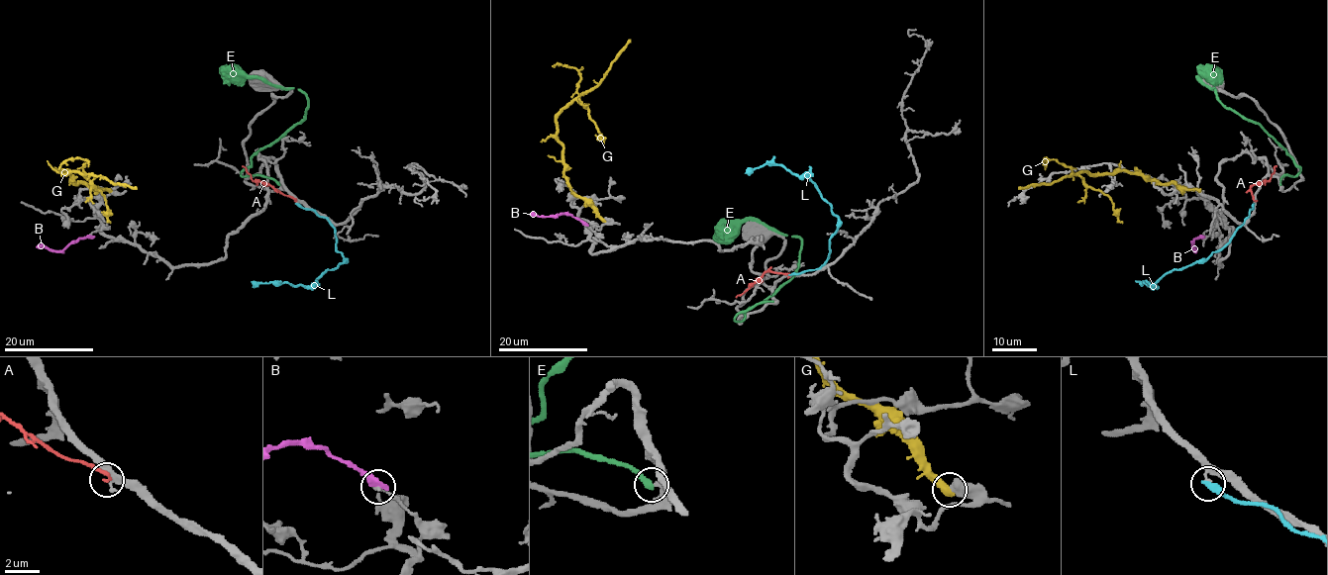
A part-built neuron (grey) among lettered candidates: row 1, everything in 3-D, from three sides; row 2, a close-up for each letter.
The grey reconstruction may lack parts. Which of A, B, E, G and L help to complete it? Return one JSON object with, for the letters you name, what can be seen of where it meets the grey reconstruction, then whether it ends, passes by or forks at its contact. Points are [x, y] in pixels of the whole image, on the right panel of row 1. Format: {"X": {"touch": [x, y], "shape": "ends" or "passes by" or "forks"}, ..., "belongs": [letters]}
{"belongs": []}

